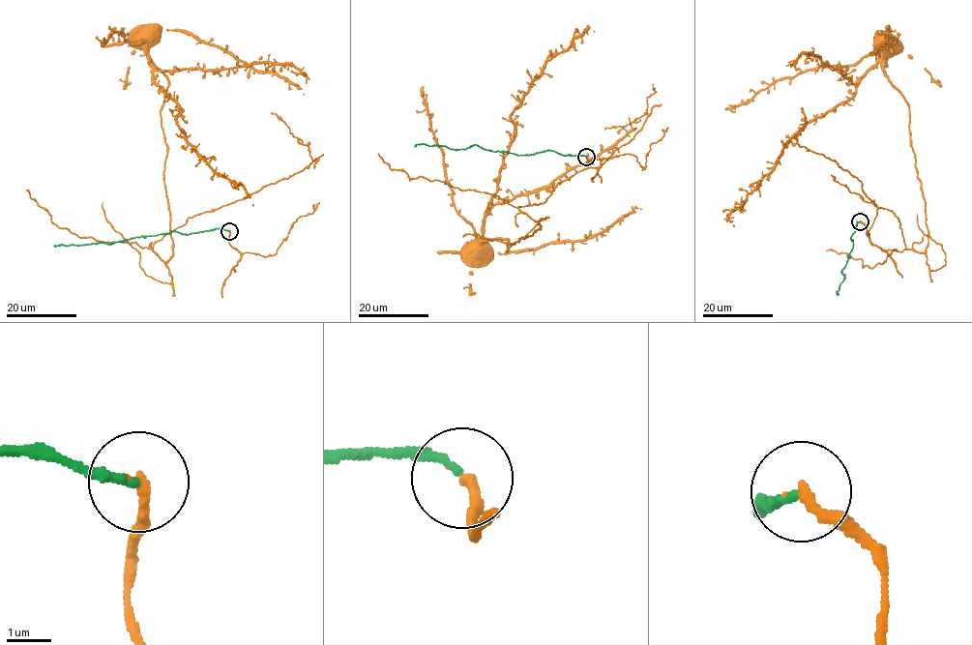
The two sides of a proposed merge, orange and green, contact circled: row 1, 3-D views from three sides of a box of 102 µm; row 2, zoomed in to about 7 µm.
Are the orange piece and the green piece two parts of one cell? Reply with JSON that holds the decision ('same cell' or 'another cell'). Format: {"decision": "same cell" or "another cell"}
{"decision": "another cell"}

